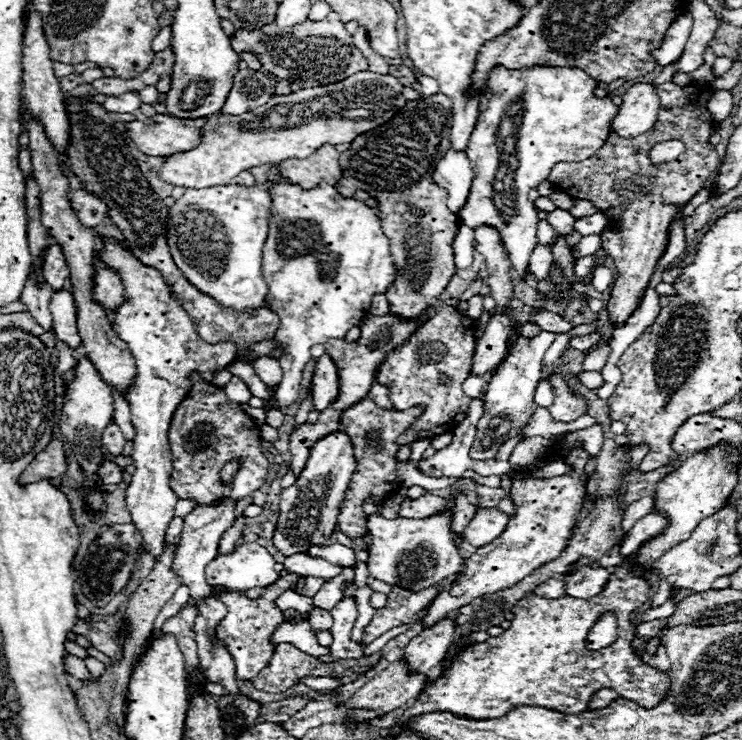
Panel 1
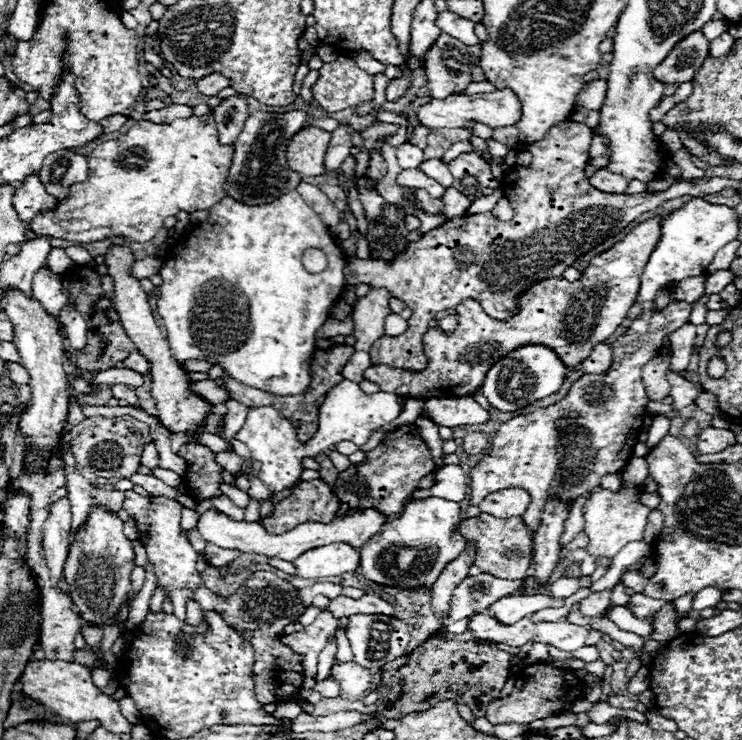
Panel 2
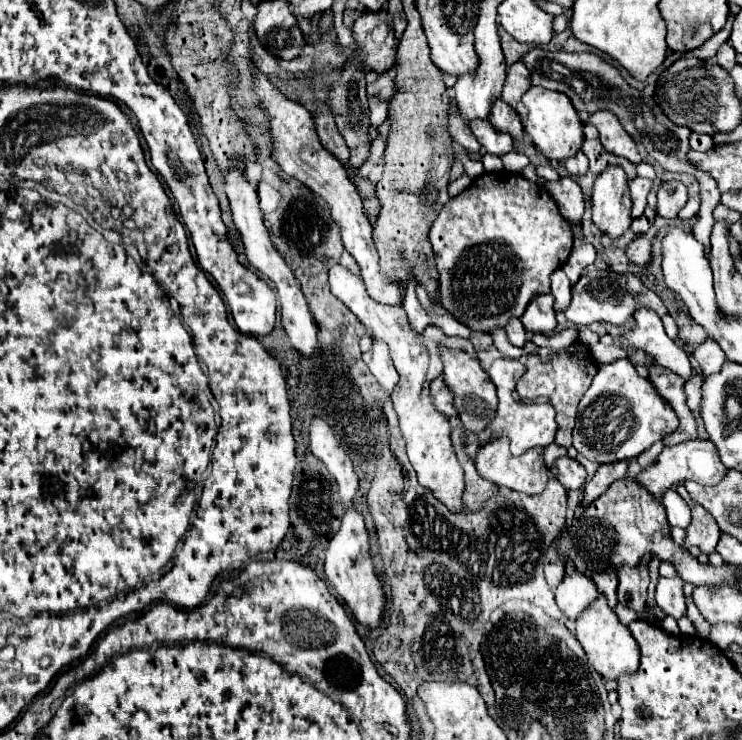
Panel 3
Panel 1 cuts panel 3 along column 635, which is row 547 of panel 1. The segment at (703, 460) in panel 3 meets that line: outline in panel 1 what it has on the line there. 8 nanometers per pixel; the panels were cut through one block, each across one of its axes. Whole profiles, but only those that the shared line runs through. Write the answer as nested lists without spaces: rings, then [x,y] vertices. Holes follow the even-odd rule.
[[[478,508],[474,520],[466,526],[464,540],[476,548],[482,548],[490,544],[494,538],[498,538],[508,524],[508,514],[500,512],[498,508]]]

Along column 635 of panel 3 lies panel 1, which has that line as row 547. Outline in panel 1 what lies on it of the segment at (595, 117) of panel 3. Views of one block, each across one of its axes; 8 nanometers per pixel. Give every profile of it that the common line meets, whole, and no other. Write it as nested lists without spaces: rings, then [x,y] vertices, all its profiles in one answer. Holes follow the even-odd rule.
[[[114,238],[102,240],[100,256],[106,264],[110,264],[110,268],[118,268],[118,272],[122,272],[122,280],[126,280],[126,300],[122,300],[112,322],[118,338],[128,344],[138,372],[126,394],[136,430],[132,452],[134,474],[126,488],[126,506],[138,534],[142,536],[142,548],[158,560],[164,550],[166,524],[174,518],[174,506],[180,500],[168,486],[172,472],[172,454],[168,444],[172,414],[190,390],[188,374],[196,370],[206,382],[212,382],[216,372],[236,360],[236,344],[230,340],[222,344],[206,344],[198,336],[188,312],[170,294],[170,286],[162,280],[162,274],[152,266],[144,266]]]

